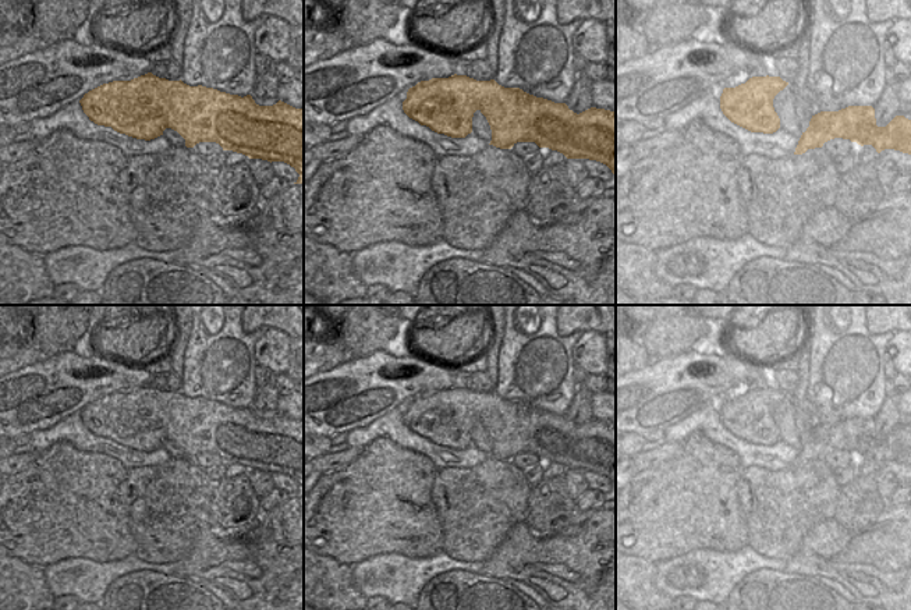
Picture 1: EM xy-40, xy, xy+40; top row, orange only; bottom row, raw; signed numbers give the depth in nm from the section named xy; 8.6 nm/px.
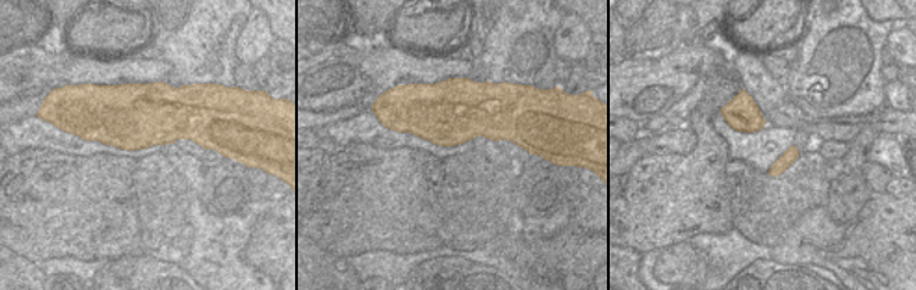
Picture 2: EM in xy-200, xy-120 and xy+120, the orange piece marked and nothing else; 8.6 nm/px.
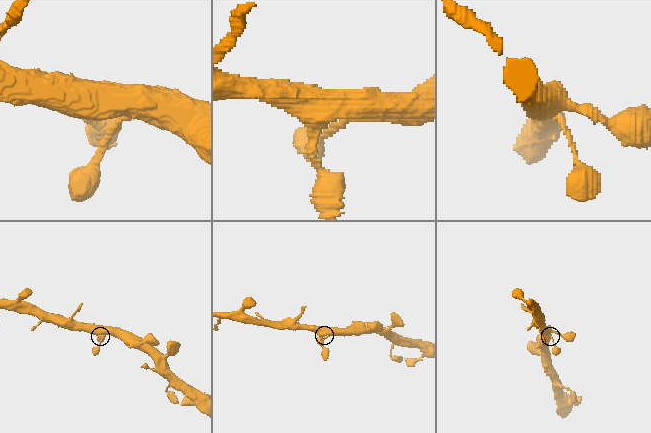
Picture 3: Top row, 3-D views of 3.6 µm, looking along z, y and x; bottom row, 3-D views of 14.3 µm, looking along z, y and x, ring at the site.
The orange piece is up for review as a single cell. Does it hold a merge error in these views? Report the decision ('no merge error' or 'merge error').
no merge error

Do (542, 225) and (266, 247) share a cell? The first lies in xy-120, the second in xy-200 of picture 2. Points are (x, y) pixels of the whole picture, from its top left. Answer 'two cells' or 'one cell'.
two cells

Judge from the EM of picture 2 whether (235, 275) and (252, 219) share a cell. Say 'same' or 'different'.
same

